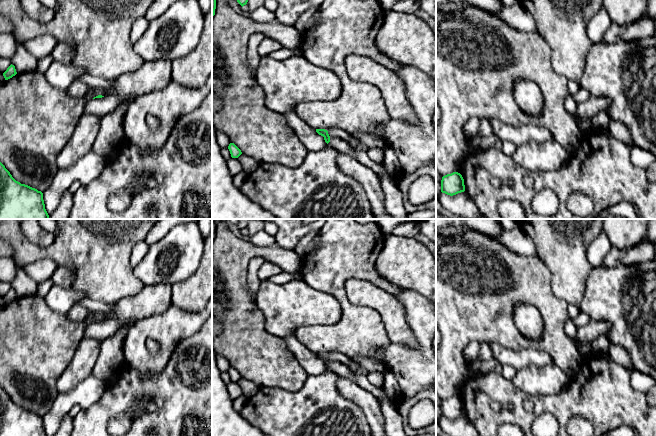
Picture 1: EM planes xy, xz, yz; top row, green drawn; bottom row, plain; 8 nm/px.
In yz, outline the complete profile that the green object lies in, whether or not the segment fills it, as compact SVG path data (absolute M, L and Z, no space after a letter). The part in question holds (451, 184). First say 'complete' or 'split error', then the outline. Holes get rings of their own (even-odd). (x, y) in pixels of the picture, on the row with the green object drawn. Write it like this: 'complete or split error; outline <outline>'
complete; outline M453 172L442 177L441 192L453 196L465 191L464 179L458 172Z

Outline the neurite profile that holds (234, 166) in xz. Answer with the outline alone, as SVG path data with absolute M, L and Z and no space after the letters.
M231 157L229 160L227 160L227 167L233 177L243 171L242 165L238 158Z

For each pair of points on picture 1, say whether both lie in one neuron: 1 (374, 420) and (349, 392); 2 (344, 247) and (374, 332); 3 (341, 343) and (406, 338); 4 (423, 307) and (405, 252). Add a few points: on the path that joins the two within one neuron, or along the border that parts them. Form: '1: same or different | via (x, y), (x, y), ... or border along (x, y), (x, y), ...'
1: same | via (372, 412), (357, 396)
2: same | via (339, 268), (339, 293), (344, 302), (353, 311)
3: different | border along (380, 317), (386, 335), (391, 342)
4: different | border along (404, 289), (417, 291), (425, 297)

